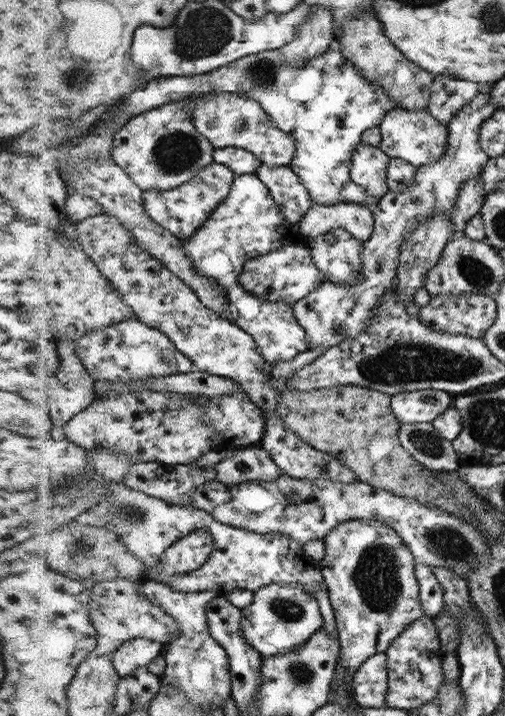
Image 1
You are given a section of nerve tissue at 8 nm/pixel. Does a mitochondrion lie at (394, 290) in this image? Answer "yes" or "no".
no

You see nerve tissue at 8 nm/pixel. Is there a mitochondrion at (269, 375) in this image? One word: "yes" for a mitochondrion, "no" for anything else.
no

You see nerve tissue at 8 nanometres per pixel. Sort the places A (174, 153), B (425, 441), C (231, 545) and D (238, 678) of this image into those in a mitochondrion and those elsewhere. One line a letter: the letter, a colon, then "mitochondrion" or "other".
A: mitochondrion
B: mitochondrion
C: other
D: other

